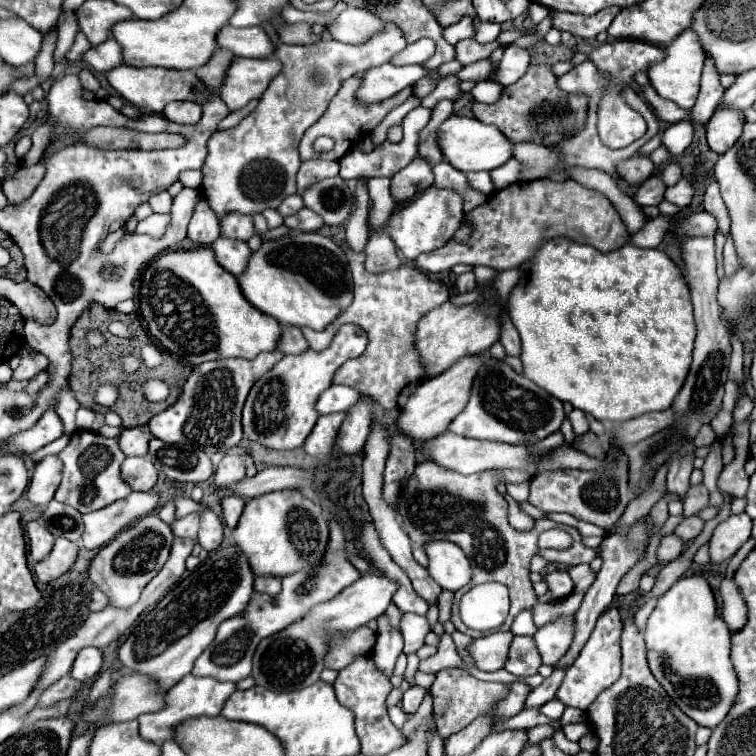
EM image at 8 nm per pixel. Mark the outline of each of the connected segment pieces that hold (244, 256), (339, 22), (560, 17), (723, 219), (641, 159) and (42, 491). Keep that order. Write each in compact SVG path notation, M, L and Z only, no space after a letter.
M220 236L220 240L216 240L216 244L210 244L210 248L216 256L216 262L222 264L222 268L232 272L234 276L242 274L246 262L248 262L248 256L252 254L246 242L226 238L226 236Z
M346 8L332 26L328 26L328 34L338 42L360 44L368 40L374 32L382 30L382 20L372 16L372 12L364 12L364 8Z
M618 6L604 8L604 12L598 12L596 16L580 16L580 14L568 14L568 12L554 12L554 28L568 30L576 38L596 38L596 34L606 32L614 16L620 12Z
M710 182L708 184L702 206L704 206L706 212L710 212L718 220L718 230L724 236L728 236L728 232L730 232L730 218L728 218L728 210L724 206L724 200L720 196L720 190L718 190L718 184L716 182Z
M632 156L628 160L622 160L618 166L616 166L616 172L630 184L630 186L636 186L640 184L642 180L646 180L648 176L652 176L654 172L654 164L650 160L650 156Z
M46 456L42 462L36 464L36 470L32 474L32 484L28 488L28 498L36 506L48 506L48 502L54 498L54 492L60 484L60 458L58 456Z

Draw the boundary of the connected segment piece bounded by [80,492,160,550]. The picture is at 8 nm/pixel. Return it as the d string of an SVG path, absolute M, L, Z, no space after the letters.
M132 492L124 500L118 500L106 508L84 514L84 534L80 544L88 550L102 548L128 524L146 516L160 506L158 494L152 492Z

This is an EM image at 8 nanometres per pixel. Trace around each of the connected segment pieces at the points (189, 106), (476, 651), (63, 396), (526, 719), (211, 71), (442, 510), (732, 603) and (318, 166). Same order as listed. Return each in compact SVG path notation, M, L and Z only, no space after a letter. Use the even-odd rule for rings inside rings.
M172 102L162 114L178 124L196 124L202 116L202 108L196 102Z
M494 632L474 640L470 646L470 656L476 662L476 668L484 672L496 672L504 668L504 660L508 658L512 638L512 632Z
M70 389L60 391L58 395L58 406L55 411L64 424L64 434L72 435L75 433L75 413L79 406L78 401Z
M524 709L517 715L504 722L496 724L492 732L500 732L506 729L530 729L538 725L551 725L555 730L562 728L560 719L550 720L540 713L538 709Z
M216 50L212 54L212 60L208 60L208 64L196 68L196 76L200 76L200 80L204 80L204 84L208 84L208 88L218 90L222 84L222 78L226 74L226 68L230 64L230 60L234 58L232 52L228 50Z
M394 434L394 436L390 438L390 454L388 454L388 460L386 460L386 470L384 470L384 498L386 498L390 504L394 504L394 506L396 506L396 502L398 502L398 514L400 514L400 518L402 518L402 524L404 524L404 528L406 528L406 532L408 532L408 538L410 538L416 546L424 546L424 544L428 544L428 542L432 542L432 540L448 540L448 542L458 544L470 560L476 560L476 580L472 582L472 586L484 584L484 582L500 582L500 584L508 586L508 590L510 590L510 614L508 614L508 618L504 620L504 624L498 626L498 628L494 628L494 630L510 630L514 618L516 618L522 610L530 610L530 612L532 612L532 618L534 618L536 628L542 628L544 624L554 622L554 620L558 620L558 618L562 618L562 616L572 616L572 614L578 610L578 606L580 606L580 602L583 600L584 592L573 592L562 604L558 604L558 606L556 606L556 604L540 604L540 602L538 602L538 596L534 594L534 588L530 588L530 578L528 578L528 574L530 574L530 560L532 560L534 556L542 556L542 558L546 558L546 560L550 560L550 562L562 562L562 564L572 564L572 566L576 566L576 564L588 564L588 562L596 556L596 550L594 550L594 548L584 546L582 536L578 534L576 528L564 526L564 524L556 524L556 522L552 522L552 520L536 520L536 526L534 526L532 532L518 532L518 530L514 530L512 526L508 526L508 520L506 520L508 504L506 504L506 498L496 490L496 484L503 482L503 480L496 472L487 470L471 475L464 475L452 470L440 468L440 466L438 466L436 462L432 462L432 460L420 462L420 464L416 466L416 470L414 470L414 466L416 466L414 440L408 440L408 436ZM550 528L564 528L564 530L572 536L572 540L574 540L572 548L568 548L568 550L540 550L540 548L538 548L538 536L540 536L544 530L550 530Z
M724 578L720 584L720 616L726 620L732 632L740 630L746 624L746 604L732 578Z
M308 160L298 170L298 192L308 190L312 184L318 184L320 180L326 180L330 176L338 176L338 162L328 160Z

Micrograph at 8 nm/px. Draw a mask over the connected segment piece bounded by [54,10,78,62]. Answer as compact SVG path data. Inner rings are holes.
M62 10L62 24L56 28L56 34L58 34L58 42L56 42L56 52L54 52L54 60L60 62L64 58L64 54L68 52L68 48L72 46L74 42L74 34L78 32L78 24L76 24L76 18L74 18L74 12L68 12L68 10Z

